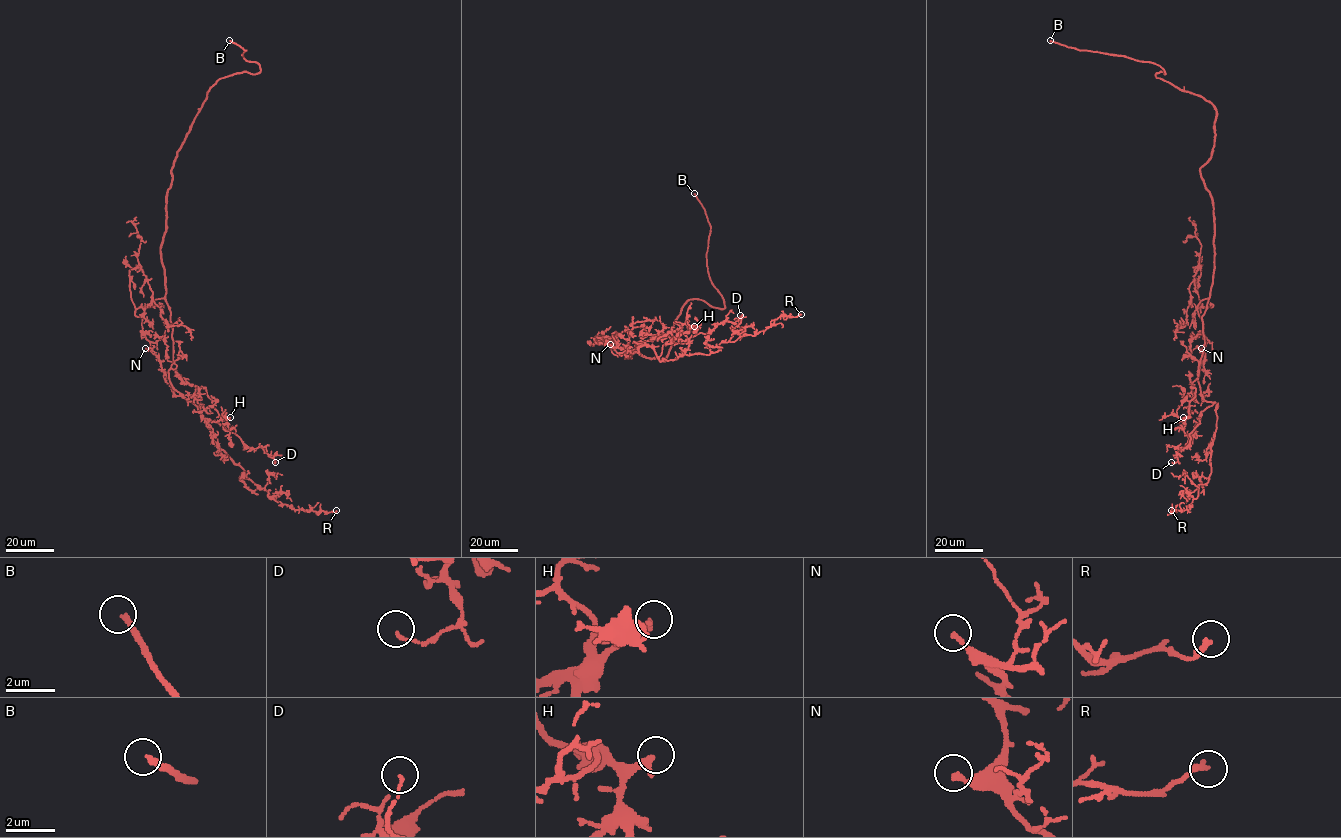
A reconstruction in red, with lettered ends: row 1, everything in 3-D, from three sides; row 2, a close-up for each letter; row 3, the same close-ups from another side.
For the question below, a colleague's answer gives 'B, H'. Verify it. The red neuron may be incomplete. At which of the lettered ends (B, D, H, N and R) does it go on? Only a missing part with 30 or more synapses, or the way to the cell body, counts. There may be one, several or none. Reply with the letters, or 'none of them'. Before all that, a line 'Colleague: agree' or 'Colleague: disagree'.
Colleague: agree
B, H

